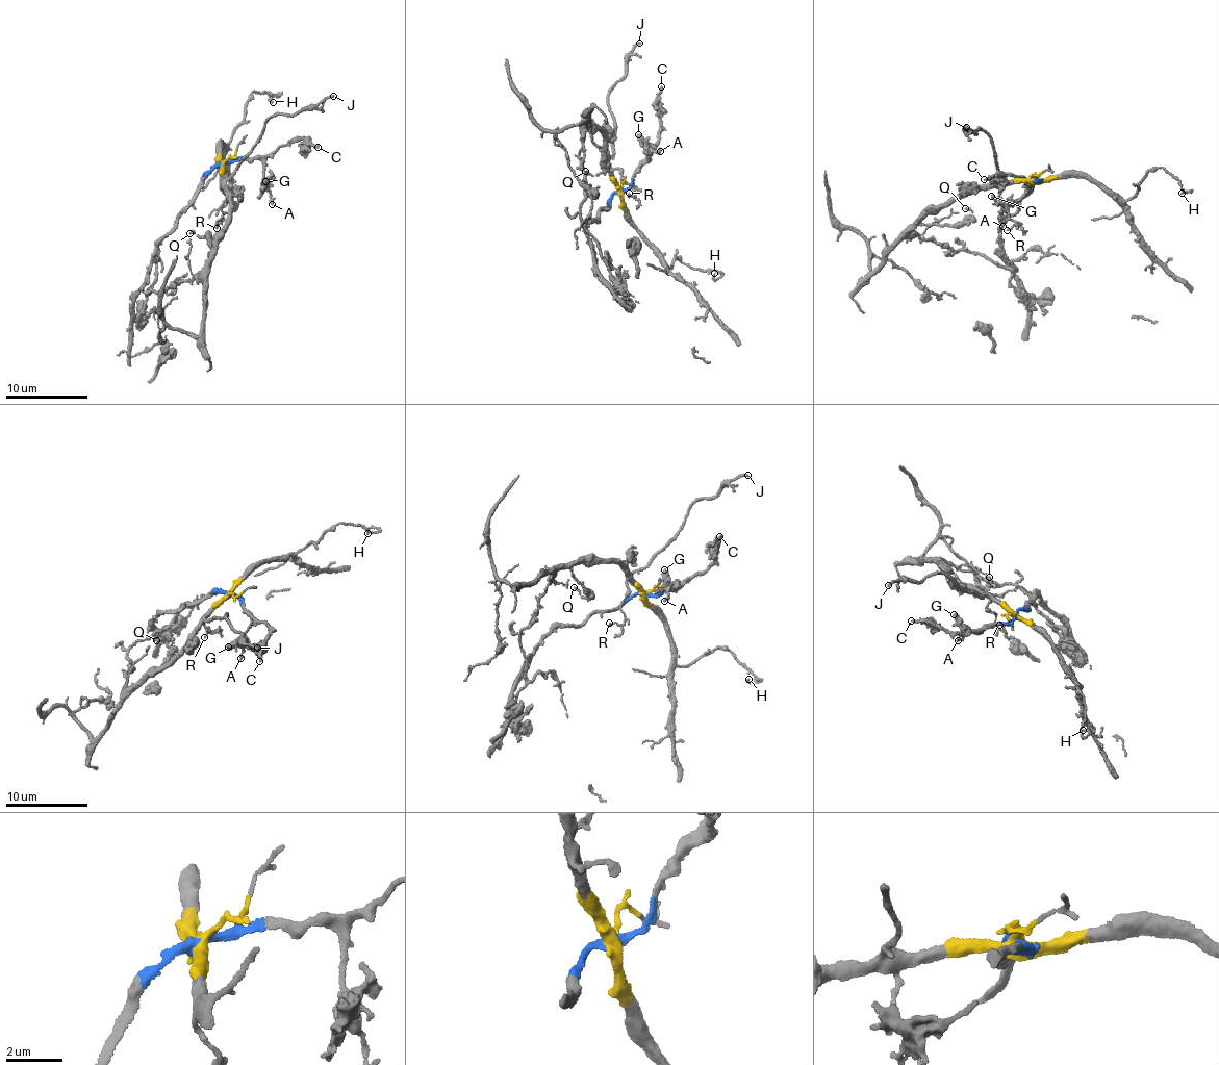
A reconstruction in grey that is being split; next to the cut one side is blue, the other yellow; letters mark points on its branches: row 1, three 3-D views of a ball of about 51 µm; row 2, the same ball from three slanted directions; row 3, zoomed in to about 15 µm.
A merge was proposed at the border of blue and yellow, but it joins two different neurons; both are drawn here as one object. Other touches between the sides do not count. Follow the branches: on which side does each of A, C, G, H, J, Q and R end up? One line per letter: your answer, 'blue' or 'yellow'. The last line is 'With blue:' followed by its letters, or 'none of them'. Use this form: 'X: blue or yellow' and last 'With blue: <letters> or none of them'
A: blue
C: blue
G: blue
H: yellow
J: yellow
Q: yellow
R: yellow
With blue: A, C, G

